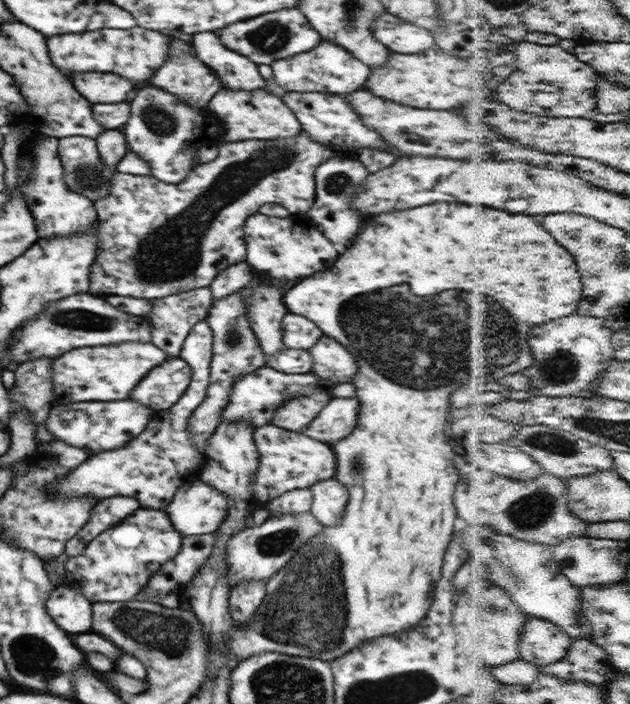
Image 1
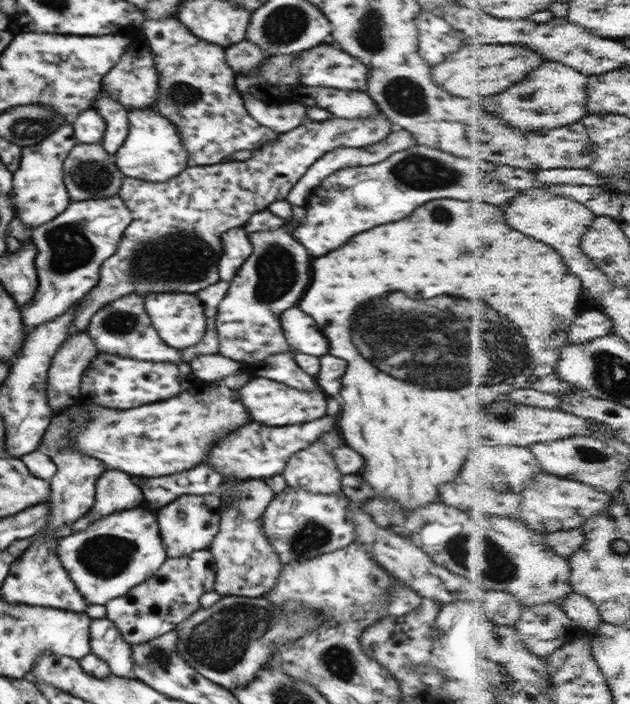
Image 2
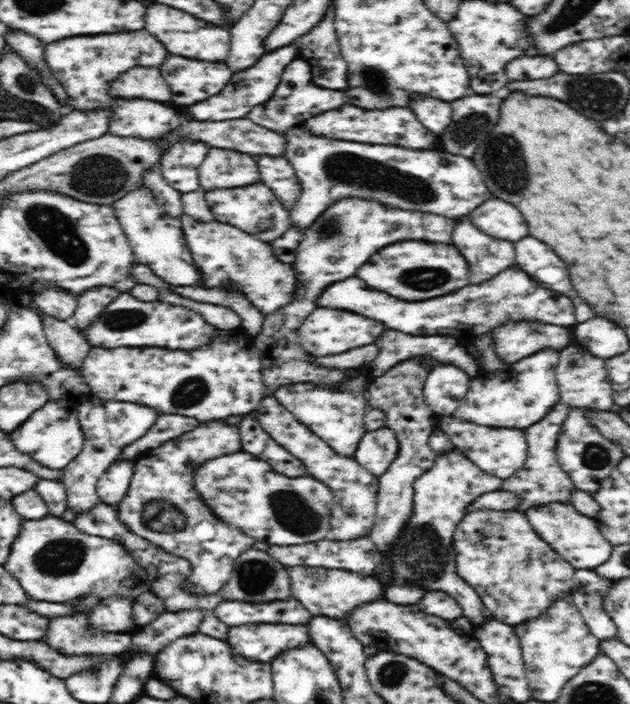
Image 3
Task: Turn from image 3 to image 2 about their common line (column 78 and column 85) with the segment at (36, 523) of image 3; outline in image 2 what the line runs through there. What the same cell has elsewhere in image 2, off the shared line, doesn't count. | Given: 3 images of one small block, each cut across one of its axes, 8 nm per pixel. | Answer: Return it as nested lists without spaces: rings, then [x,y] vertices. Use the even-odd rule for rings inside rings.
[[[144,508],[113,512],[93,522],[84,530],[60,537],[55,545],[63,567],[68,571],[79,593],[90,605],[105,605],[109,600],[124,596],[131,588],[148,580],[167,559],[165,544],[159,533],[157,516]]]

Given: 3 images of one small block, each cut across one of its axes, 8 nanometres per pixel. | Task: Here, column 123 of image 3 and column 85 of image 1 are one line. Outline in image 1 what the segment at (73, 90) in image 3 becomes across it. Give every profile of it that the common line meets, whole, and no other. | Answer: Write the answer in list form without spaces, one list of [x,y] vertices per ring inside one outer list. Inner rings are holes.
[[[104,28],[102,32],[84,32],[84,34],[66,34],[52,36],[48,40],[48,52],[56,68],[60,70],[78,70],[78,72],[114,72],[134,80],[134,84],[151,84],[150,79],[164,65],[168,57],[168,36],[161,32],[152,32],[146,28],[116,30]]]

